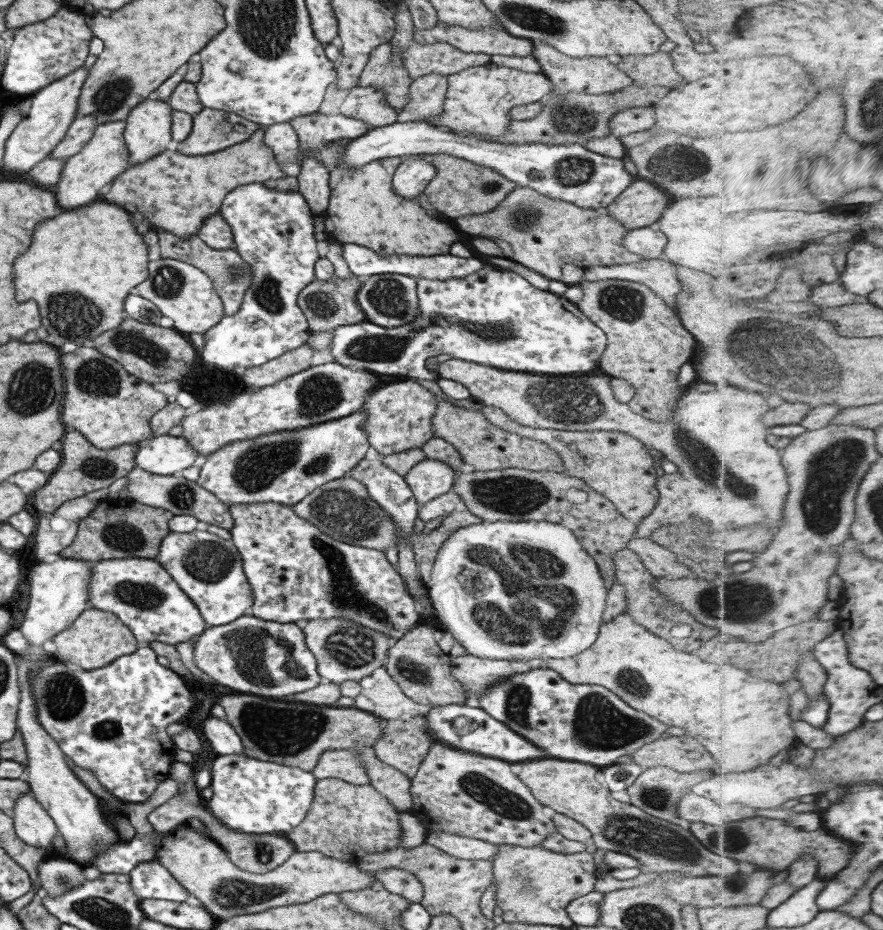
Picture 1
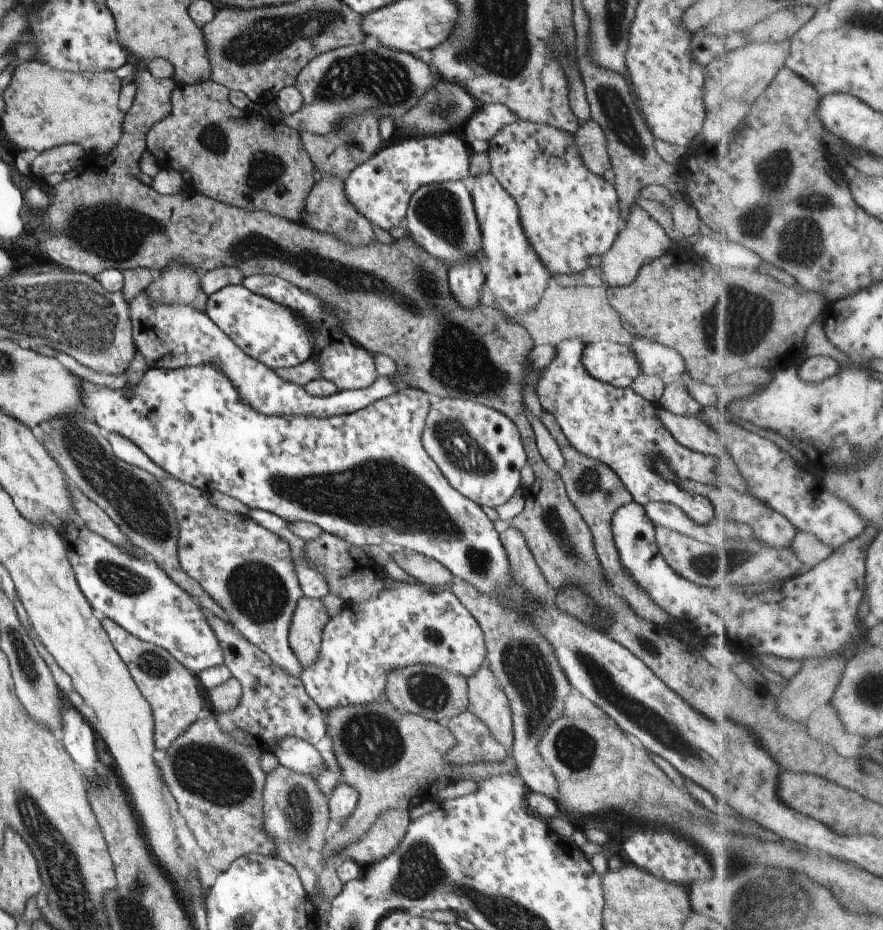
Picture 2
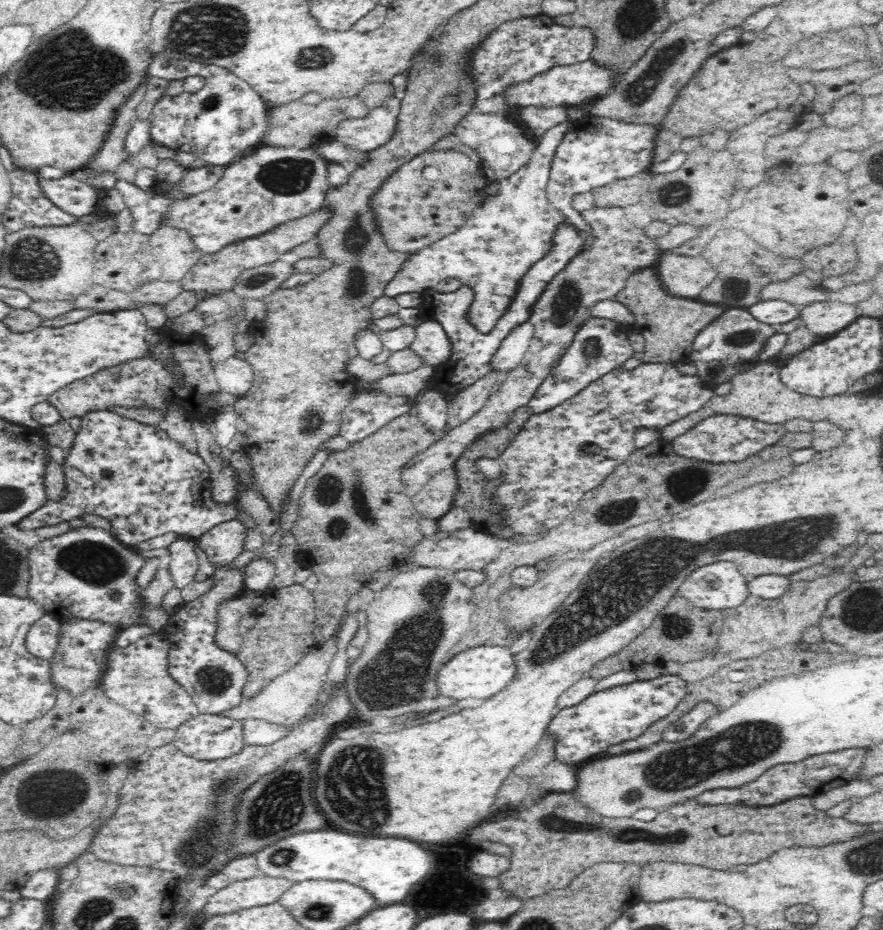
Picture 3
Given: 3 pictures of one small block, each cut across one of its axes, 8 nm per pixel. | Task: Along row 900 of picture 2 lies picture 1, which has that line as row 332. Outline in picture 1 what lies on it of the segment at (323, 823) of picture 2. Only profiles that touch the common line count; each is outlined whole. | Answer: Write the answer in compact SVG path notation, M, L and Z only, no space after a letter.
M351 275L348 279L340 280L331 277L325 282L313 280L305 286L297 296L297 308L306 318L307 328L311 333L331 332L337 326L356 324L363 320L364 312L357 306L356 295L364 278Z

